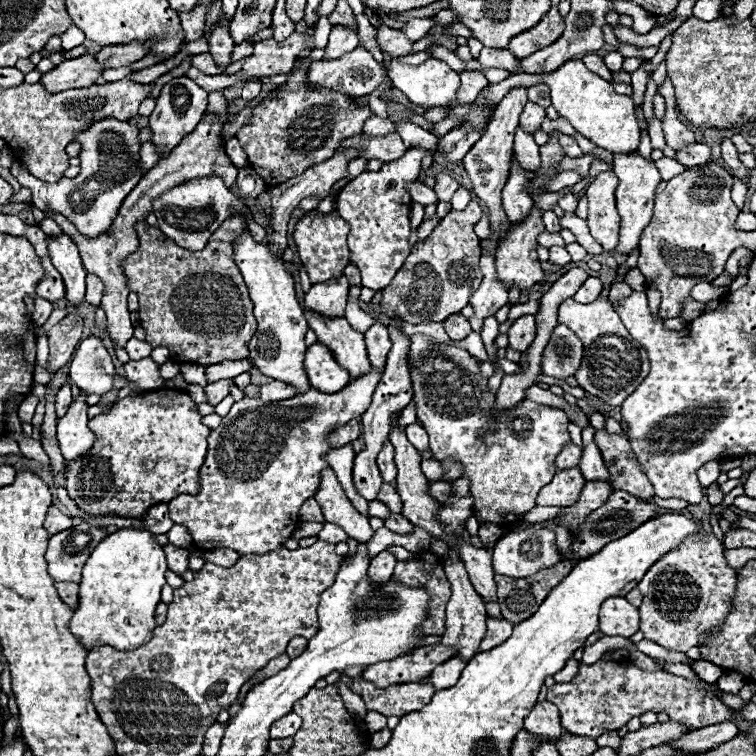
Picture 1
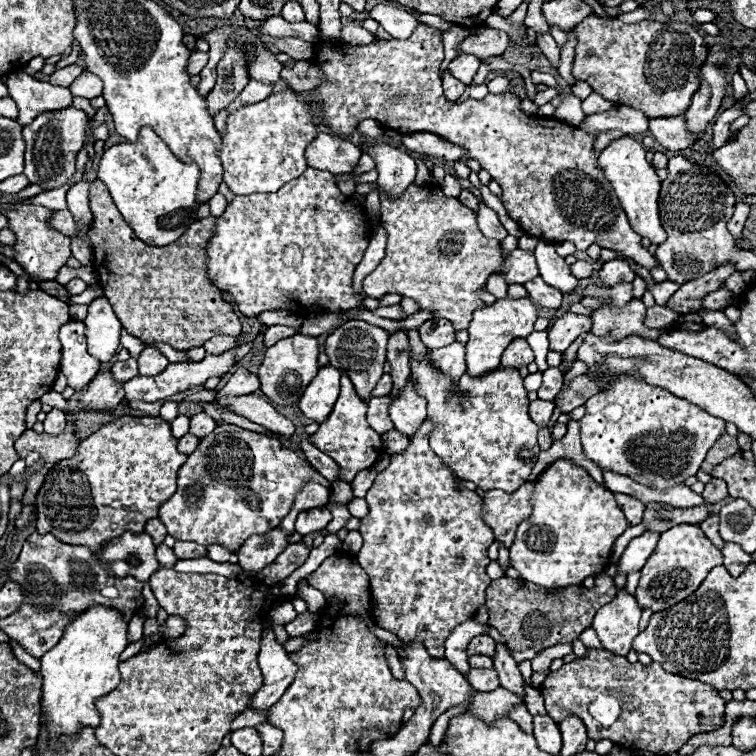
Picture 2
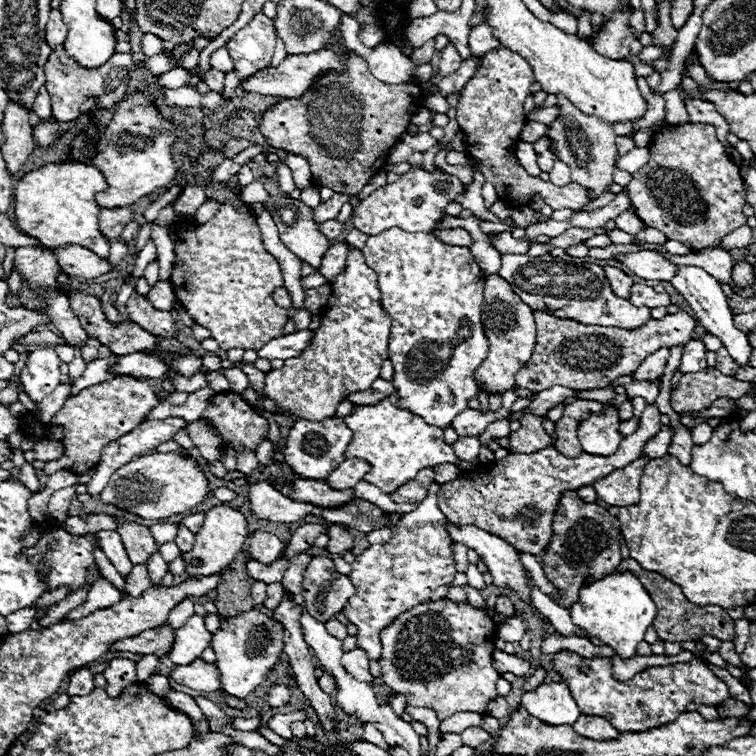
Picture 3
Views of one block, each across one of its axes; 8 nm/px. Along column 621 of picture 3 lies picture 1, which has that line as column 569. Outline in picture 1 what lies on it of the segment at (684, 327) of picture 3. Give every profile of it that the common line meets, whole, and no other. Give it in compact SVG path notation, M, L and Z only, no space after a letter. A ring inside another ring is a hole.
M558 324L552 330L552 336L542 352L540 370L544 376L566 380L568 376L574 376L578 372L582 354L582 340L568 326Z

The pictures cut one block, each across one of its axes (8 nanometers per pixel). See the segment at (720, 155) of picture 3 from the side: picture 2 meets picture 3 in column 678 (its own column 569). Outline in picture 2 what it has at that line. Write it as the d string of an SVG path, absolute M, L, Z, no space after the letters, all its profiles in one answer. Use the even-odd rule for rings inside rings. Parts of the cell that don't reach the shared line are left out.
M420 24L408 40L372 42L368 46L346 46L342 42L320 40L316 44L314 62L330 84L322 84L320 88L312 90L312 98L322 112L322 122L332 128L334 134L350 134L362 120L372 118L388 124L388 128L396 128L400 134L432 132L462 146L468 150L470 158L478 160L482 168L490 172L492 180L500 184L502 202L508 216L530 236L544 238L546 242L572 242L576 250L586 250L590 244L598 244L600 248L626 254L646 270L656 264L650 252L640 246L642 238L630 228L614 188L598 166L600 152L594 150L596 134L588 134L556 118L528 116L520 110L520 98L512 94L488 94L484 100L470 98L468 104L448 102L438 80L438 66L442 60L442 30L426 24Z

